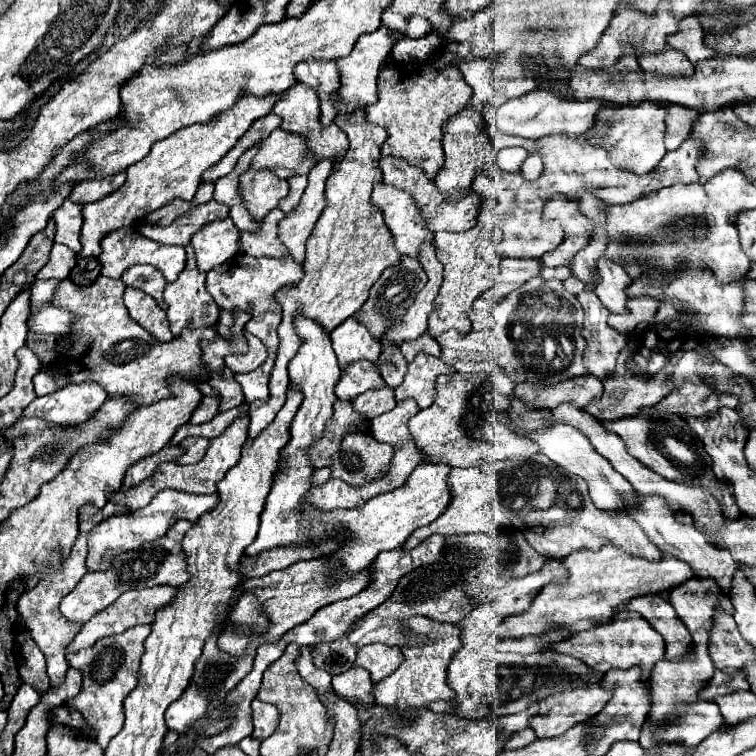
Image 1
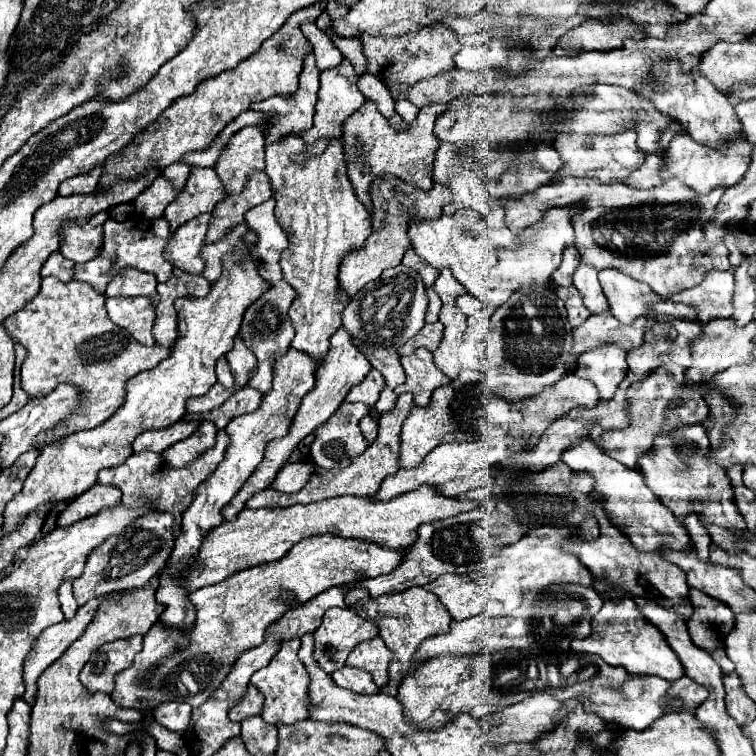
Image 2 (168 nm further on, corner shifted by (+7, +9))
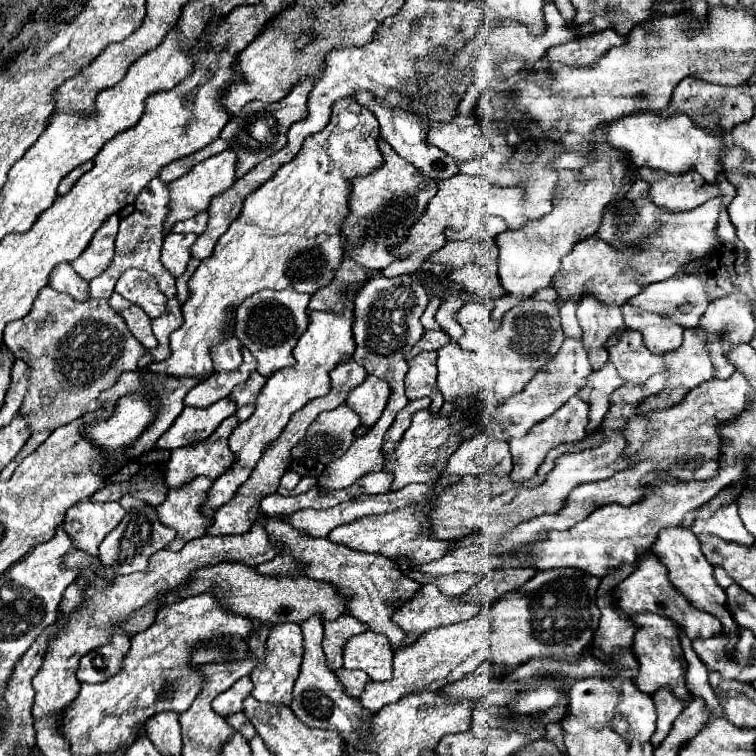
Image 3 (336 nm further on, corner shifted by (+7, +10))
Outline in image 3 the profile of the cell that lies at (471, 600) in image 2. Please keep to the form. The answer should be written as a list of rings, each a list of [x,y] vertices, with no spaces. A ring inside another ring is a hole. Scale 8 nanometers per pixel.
[[[426,584],[420,588],[418,596],[412,602],[402,604],[392,620],[404,630],[406,642],[402,646],[410,646],[422,634],[432,628],[466,622],[476,616],[480,608],[472,602],[456,602],[450,596],[444,596],[434,584]]]

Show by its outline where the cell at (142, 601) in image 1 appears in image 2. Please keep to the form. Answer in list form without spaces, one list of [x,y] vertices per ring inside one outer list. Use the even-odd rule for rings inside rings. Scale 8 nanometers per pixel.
[[[112,593],[112,595],[102,595],[98,599],[90,599],[86,605],[82,605],[76,613],[74,619],[70,621],[62,621],[58,625],[48,627],[48,631],[42,631],[40,639],[36,641],[36,649],[34,653],[28,657],[26,665],[24,665],[24,683],[26,683],[26,693],[24,699],[32,705],[34,703],[34,695],[36,695],[36,681],[42,675],[42,671],[46,667],[50,667],[54,663],[54,659],[58,659],[88,627],[88,623],[92,623],[96,609],[102,601],[108,599],[118,599],[120,593]]]

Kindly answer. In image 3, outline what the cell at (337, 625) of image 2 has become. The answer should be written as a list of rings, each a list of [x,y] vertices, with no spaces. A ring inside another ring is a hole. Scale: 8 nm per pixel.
[[[342,614],[334,622],[324,620],[322,648],[324,648],[324,654],[326,654],[326,664],[328,664],[328,668],[332,672],[342,668],[342,648],[344,648],[344,642],[350,636],[356,636],[356,634],[362,634],[362,632],[366,632],[366,626],[360,624],[350,614]]]

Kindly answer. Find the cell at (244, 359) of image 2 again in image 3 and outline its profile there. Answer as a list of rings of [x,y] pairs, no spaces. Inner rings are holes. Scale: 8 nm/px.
[[[244,350],[244,362],[238,370],[232,370],[230,374],[212,374],[204,382],[200,382],[196,388],[192,388],[186,398],[184,406],[194,406],[194,408],[208,408],[210,404],[218,402],[220,398],[226,398],[234,386],[246,382],[250,374],[256,370],[256,358]]]

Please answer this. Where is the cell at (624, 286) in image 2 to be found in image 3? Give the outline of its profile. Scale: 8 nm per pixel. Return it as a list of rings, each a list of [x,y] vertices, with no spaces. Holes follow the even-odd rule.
[[[630,304],[622,306],[622,314],[628,330],[636,330],[644,336],[644,344],[652,354],[664,354],[676,346],[680,346],[684,328],[674,324],[664,314],[652,314],[638,310]]]

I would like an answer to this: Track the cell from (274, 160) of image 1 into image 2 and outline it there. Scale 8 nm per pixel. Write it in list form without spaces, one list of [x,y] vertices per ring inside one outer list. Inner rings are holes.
[[[258,125],[240,129],[216,165],[226,193],[240,193],[252,171],[264,171],[264,137]]]

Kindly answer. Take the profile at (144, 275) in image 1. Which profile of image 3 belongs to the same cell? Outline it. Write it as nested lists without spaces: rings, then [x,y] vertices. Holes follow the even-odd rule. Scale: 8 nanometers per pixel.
[[[126,270],[116,284],[116,292],[138,306],[144,306],[150,318],[168,314],[168,298],[158,290],[154,278],[144,270]]]

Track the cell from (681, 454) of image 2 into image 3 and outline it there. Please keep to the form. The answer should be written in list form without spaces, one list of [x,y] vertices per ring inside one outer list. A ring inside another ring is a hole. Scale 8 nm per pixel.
[[[730,504],[730,506],[724,506],[720,510],[716,510],[712,516],[708,516],[706,520],[704,518],[698,518],[696,522],[692,524],[692,532],[694,534],[702,534],[702,532],[708,532],[708,534],[716,534],[724,540],[732,540],[732,542],[740,542],[744,546],[752,546],[754,544],[754,536],[744,528],[742,524],[742,518],[738,514],[738,506],[736,504]],[[726,510],[732,510],[730,516],[724,516]],[[694,524],[718,524],[718,526],[694,526]]]

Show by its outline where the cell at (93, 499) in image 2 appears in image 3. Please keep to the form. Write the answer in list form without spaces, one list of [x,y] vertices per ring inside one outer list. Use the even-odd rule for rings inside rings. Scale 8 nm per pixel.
[[[78,502],[72,506],[64,520],[64,530],[76,542],[76,548],[96,556],[102,538],[112,532],[124,516],[118,502]]]

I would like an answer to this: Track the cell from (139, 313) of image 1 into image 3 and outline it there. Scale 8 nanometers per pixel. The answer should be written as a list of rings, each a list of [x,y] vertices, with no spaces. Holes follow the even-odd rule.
[[[116,292],[112,294],[110,304],[112,304],[112,308],[114,308],[116,312],[120,312],[120,314],[124,316],[124,320],[126,320],[126,324],[128,324],[128,330],[134,334],[134,338],[136,338],[144,348],[150,350],[150,348],[156,348],[156,346],[158,346],[156,336],[152,334],[150,318],[148,318],[148,314],[146,314],[140,306],[128,302],[126,298],[122,298],[122,296],[116,294]]]

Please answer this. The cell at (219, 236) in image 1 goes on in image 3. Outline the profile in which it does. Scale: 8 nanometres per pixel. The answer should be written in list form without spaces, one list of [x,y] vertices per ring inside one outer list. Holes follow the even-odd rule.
[[[168,234],[162,244],[162,264],[166,270],[178,278],[184,274],[190,260],[190,246],[194,244],[196,234]]]

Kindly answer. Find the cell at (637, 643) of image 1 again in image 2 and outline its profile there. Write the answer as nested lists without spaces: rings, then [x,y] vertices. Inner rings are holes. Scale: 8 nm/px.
[[[624,597],[620,603],[606,601],[604,607],[600,609],[598,621],[594,619],[594,627],[592,627],[590,637],[575,638],[571,641],[574,651],[596,653],[608,665],[620,665],[630,675],[656,675],[656,677],[662,677],[666,681],[676,681],[684,675],[684,669],[682,669],[678,657],[674,655],[674,651],[668,647],[664,635],[638,613],[636,605],[628,597]],[[610,619],[614,619],[614,623],[606,623]]]

